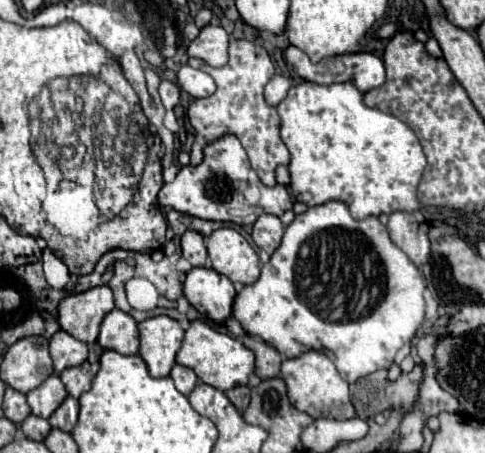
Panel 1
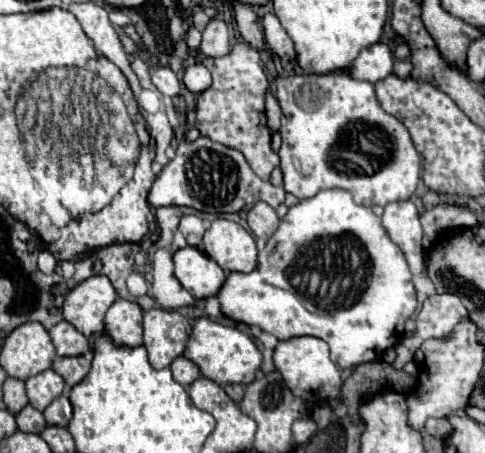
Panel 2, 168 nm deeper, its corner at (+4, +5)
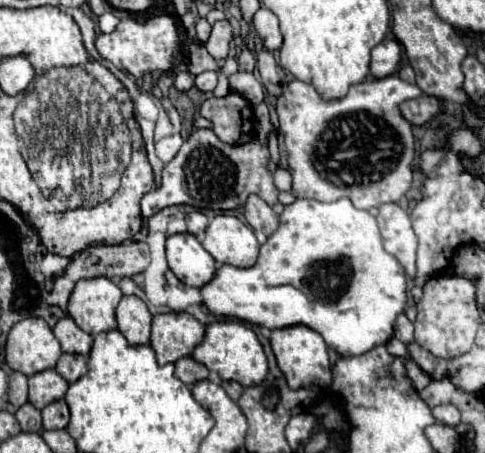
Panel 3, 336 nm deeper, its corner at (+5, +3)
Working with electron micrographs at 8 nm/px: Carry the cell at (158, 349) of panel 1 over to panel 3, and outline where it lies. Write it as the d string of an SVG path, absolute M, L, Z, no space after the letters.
M186 312L156 314L152 318L150 346L154 348L160 366L190 356L202 338L204 326Z

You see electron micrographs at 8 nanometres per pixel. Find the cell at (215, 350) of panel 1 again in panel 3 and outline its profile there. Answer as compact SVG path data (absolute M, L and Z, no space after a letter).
M236 319L208 324L204 340L194 348L192 358L196 362L204 364L208 370L218 372L218 376L222 380L234 380L234 382L242 384L244 388L256 386L258 382L264 380L264 376L268 372L268 360L264 356L262 344L258 342L256 334L244 322Z

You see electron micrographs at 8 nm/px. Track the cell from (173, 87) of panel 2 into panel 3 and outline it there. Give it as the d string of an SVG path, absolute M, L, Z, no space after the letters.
M178 72L178 74L174 76L174 86L176 86L178 90L188 90L188 88L194 86L194 76L192 76L190 72Z

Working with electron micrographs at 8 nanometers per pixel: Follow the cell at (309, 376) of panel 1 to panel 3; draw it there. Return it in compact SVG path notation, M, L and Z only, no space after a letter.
M290 326L290 328L282 328L282 330L274 330L272 338L270 338L278 368L284 372L288 386L292 390L314 390L314 392L324 392L326 388L330 388L332 384L332 366L330 366L330 358L328 358L328 346L324 342L324 338L310 330L308 326Z

